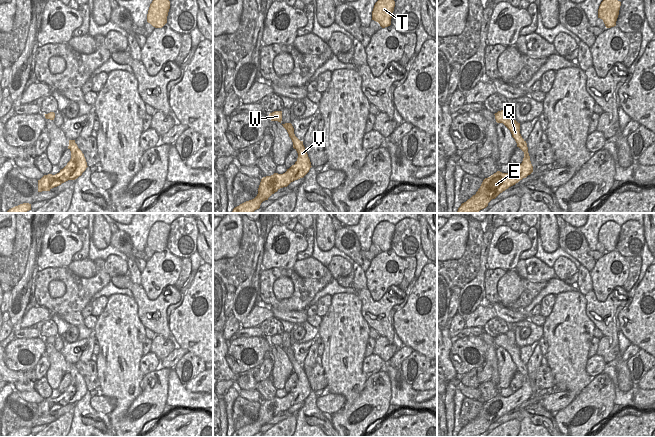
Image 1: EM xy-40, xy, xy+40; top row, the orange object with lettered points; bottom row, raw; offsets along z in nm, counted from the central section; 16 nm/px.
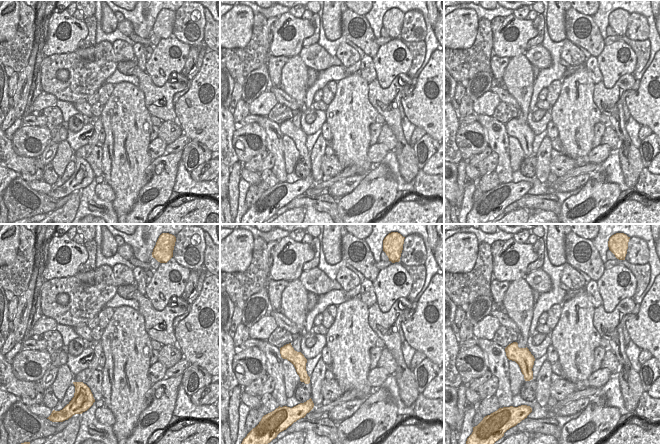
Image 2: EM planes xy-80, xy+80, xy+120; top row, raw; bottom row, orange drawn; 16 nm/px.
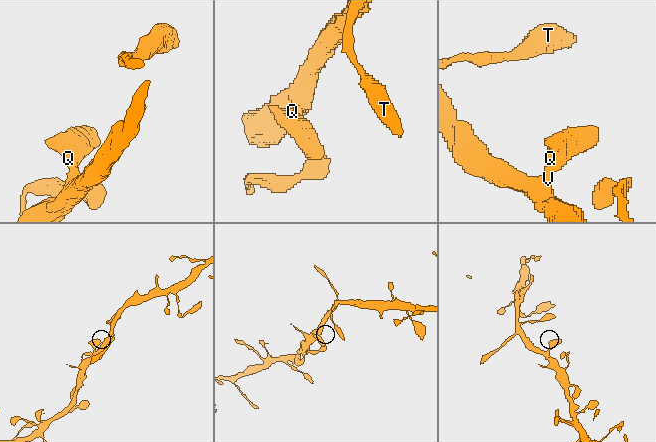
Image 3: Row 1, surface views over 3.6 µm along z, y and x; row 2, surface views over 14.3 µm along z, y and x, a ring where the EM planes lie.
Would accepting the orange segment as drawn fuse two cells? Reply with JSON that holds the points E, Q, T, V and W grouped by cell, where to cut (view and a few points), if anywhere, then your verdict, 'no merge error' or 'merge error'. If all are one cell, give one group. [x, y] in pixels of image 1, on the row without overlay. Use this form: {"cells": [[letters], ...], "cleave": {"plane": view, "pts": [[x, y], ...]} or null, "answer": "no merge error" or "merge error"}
{"cells": [["E", "Q", "T", "V", "W"]], "cleave": null, "answer": "no merge error"}

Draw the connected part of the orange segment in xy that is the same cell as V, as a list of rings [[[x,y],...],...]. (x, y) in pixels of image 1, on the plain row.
[[[291,347],[282,348],[293,366],[293,372],[298,377],[297,385],[283,398],[274,397],[261,403],[257,420],[235,431],[231,437],[253,437],[260,432],[263,425],[277,416],[280,412],[287,411],[291,406],[303,402],[310,394],[311,386],[303,369],[294,358]]]

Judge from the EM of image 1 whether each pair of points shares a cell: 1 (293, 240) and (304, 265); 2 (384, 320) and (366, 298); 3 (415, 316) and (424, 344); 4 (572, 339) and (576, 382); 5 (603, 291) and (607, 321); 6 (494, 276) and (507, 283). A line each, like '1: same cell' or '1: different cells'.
1: different cells
2: same cell
3: same cell
4: same cell
5: different cells
6: different cells

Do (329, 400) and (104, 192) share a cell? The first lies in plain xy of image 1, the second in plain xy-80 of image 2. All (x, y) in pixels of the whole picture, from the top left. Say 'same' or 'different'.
same

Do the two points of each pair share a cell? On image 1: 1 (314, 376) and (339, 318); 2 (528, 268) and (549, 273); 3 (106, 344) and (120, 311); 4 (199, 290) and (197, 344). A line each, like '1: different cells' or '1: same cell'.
1: different cells
2: same cell
3: same cell
4: same cell

